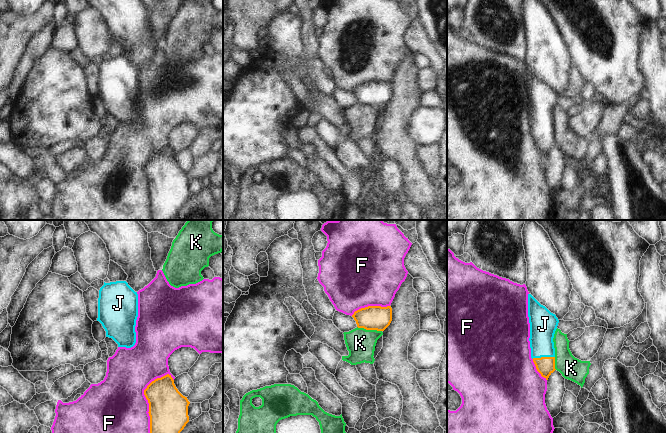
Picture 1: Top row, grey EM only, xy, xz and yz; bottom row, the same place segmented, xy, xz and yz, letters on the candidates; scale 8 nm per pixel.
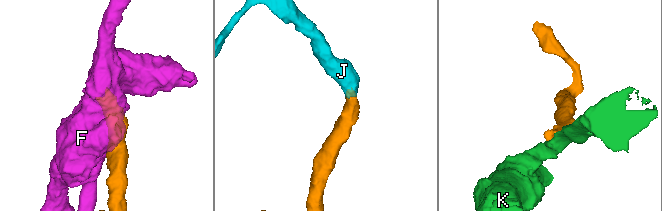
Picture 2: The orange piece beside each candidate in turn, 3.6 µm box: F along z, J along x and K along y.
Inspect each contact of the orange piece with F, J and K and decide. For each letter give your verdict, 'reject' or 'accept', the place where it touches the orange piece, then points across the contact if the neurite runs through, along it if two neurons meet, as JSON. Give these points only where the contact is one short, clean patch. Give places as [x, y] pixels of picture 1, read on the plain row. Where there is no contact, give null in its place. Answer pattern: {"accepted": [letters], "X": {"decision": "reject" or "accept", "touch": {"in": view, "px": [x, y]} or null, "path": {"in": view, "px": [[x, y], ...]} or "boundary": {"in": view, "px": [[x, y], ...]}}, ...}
{"accepted": ["J"], "F": {"decision": "reject", "touch": {"in": "xy", "px": [149, 180]}}, "J": {"decision": "accept", "touch": {"in": "yz", "px": [543, 133]}, "path": {"in": "yz", "px": [[545, 142], [543, 133], [542, 102]]}}, "K": {"decision": "reject", "touch": {"in": "xz", "px": [369, 105]}, "boundary": {"in": "xz", "px": [[357, 102], [381, 107]]}}}

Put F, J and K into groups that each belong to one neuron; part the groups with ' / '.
F / J / K

